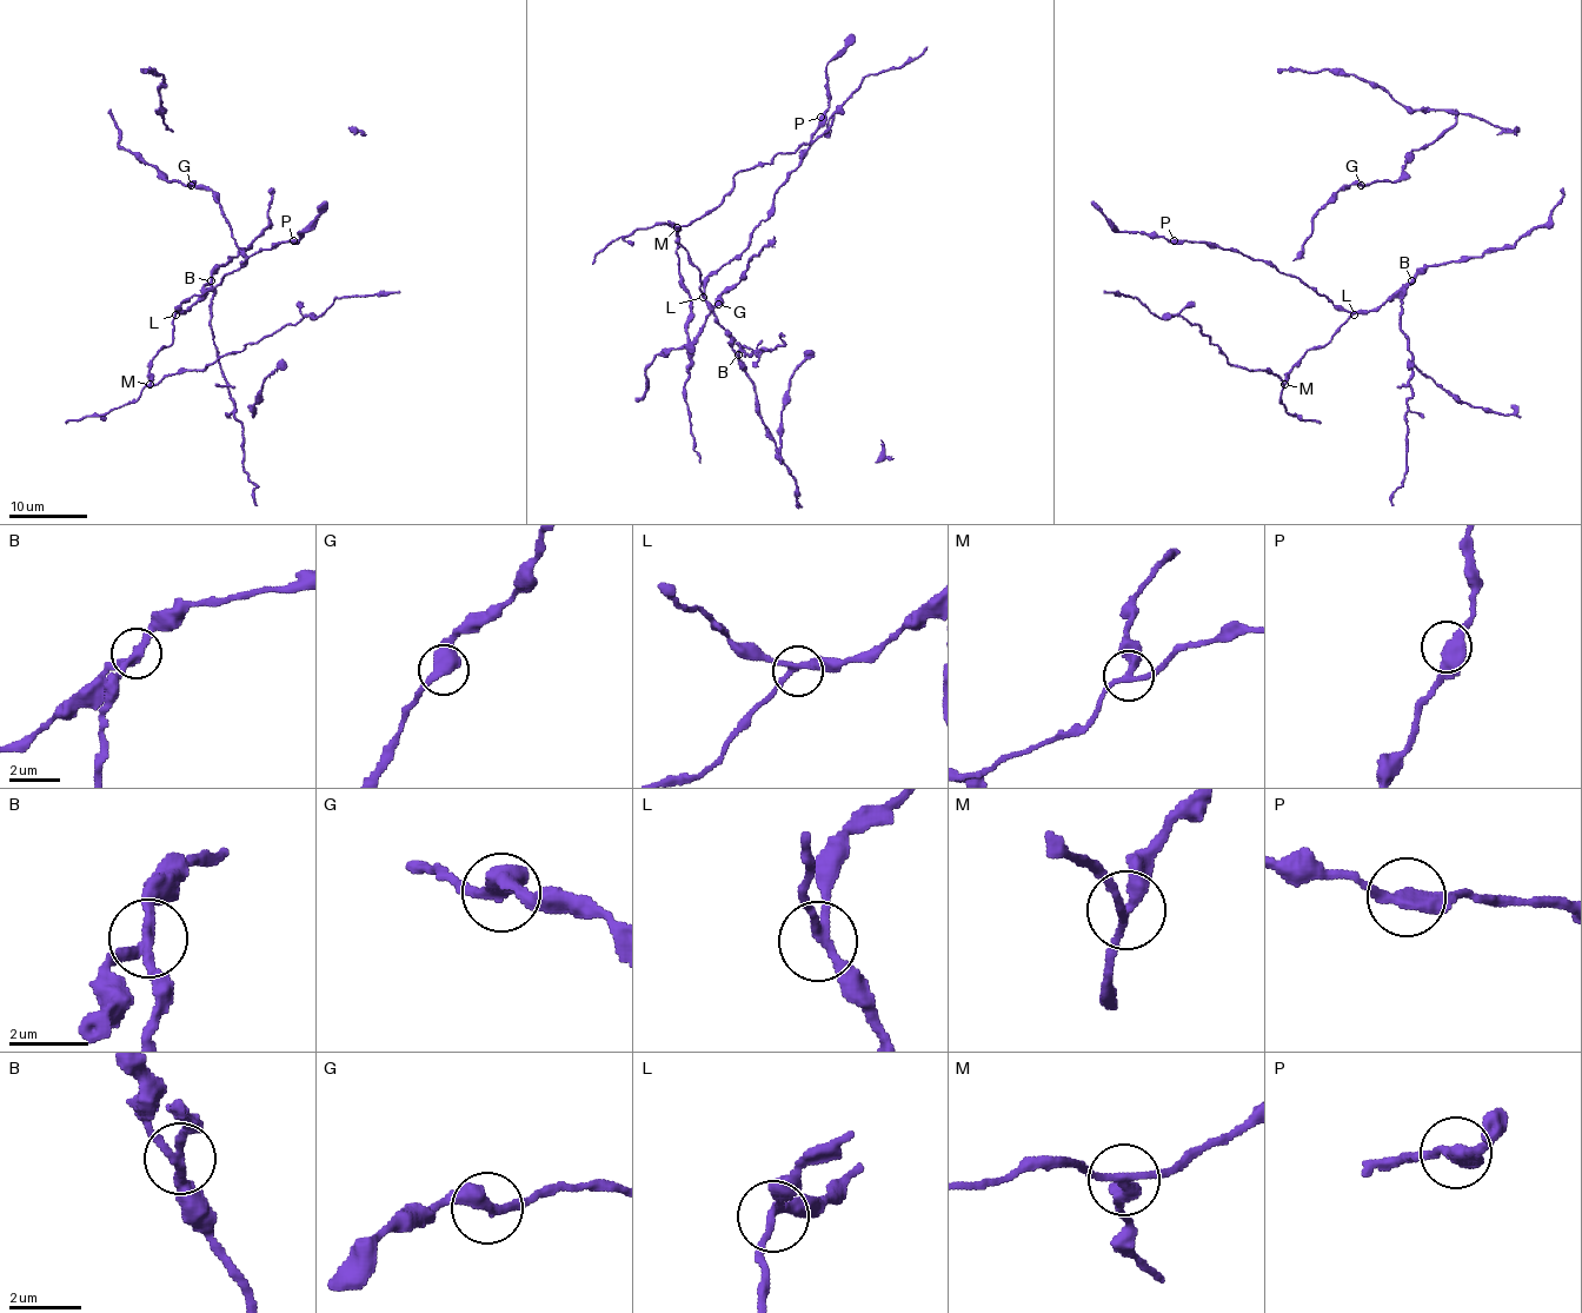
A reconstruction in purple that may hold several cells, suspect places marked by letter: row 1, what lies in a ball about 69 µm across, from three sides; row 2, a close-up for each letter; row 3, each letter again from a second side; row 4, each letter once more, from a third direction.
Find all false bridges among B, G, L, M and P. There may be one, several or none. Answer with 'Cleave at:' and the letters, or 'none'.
Cleave at: B, M

